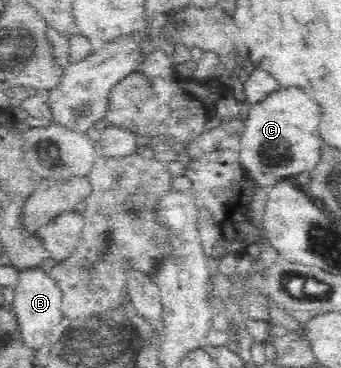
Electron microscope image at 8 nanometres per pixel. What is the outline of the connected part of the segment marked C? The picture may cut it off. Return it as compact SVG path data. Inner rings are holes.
M284 88L268 96L264 102L253 104L245 119L245 132L240 139L240 160L248 175L256 179L260 174L293 178L312 170L320 160L322 138L318 124L322 106L314 104L300 88Z

